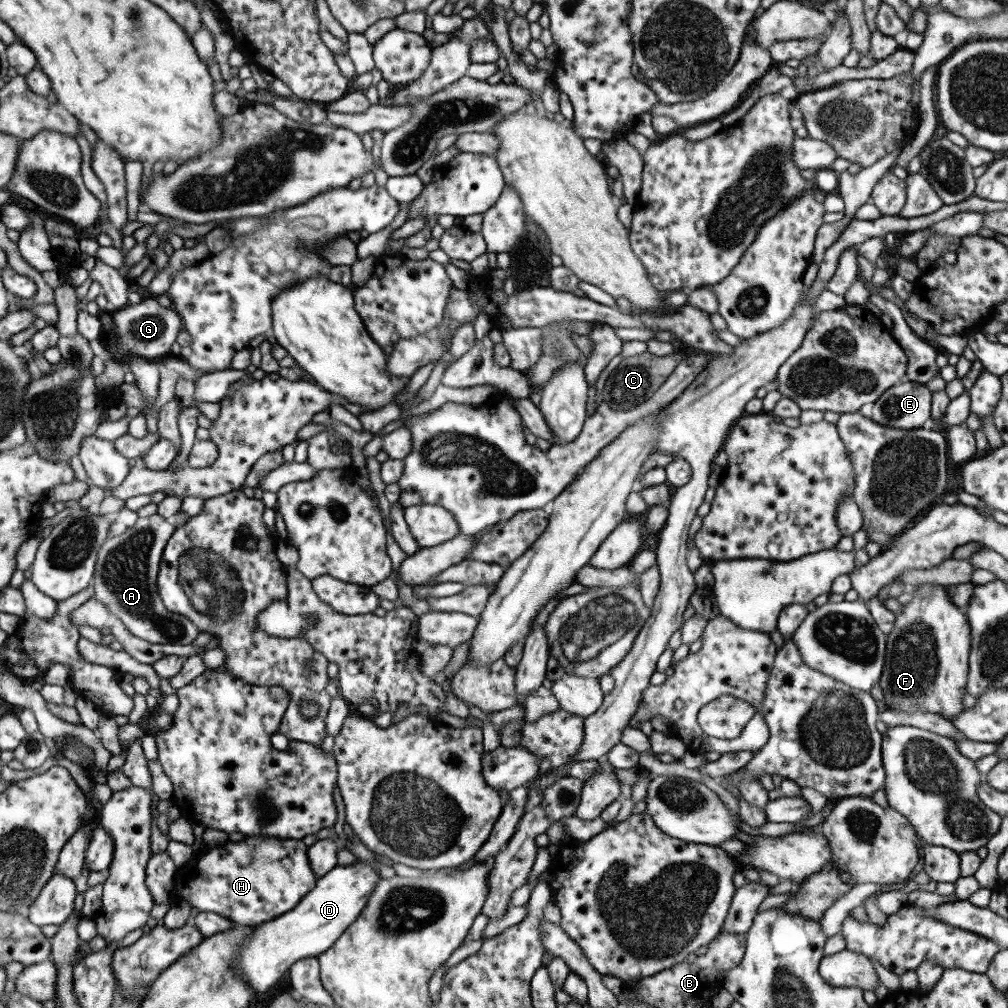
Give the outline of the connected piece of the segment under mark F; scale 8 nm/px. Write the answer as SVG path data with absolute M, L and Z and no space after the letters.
M923 584L907 587L912 600L901 606L901 613L894 616L893 629L886 634L884 663L879 678L879 688L883 692L886 708L902 710L913 714L916 710L938 714L948 721L963 709L961 697L965 692L968 672L968 654L970 649L970 632L967 618L955 607L943 586Z

